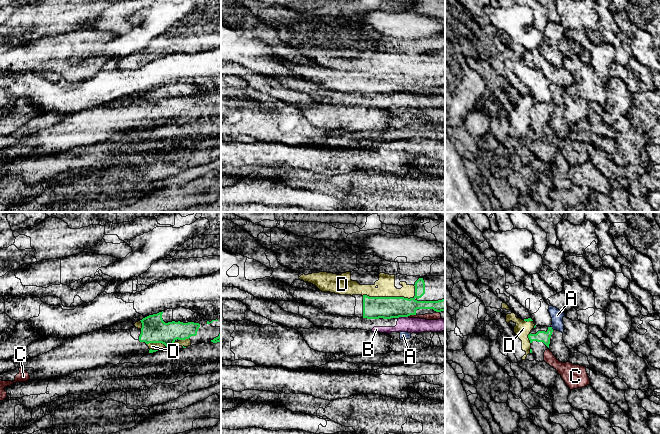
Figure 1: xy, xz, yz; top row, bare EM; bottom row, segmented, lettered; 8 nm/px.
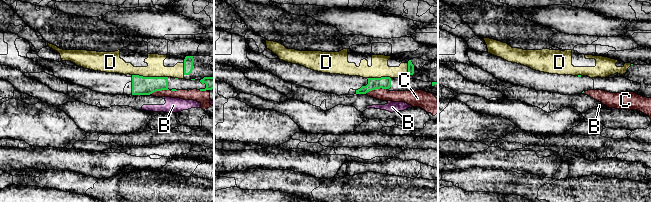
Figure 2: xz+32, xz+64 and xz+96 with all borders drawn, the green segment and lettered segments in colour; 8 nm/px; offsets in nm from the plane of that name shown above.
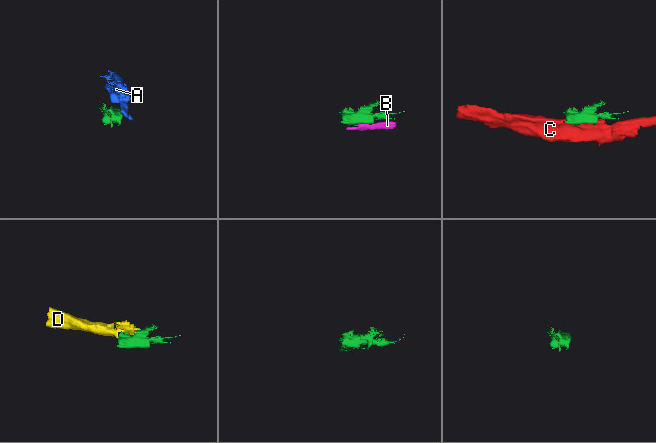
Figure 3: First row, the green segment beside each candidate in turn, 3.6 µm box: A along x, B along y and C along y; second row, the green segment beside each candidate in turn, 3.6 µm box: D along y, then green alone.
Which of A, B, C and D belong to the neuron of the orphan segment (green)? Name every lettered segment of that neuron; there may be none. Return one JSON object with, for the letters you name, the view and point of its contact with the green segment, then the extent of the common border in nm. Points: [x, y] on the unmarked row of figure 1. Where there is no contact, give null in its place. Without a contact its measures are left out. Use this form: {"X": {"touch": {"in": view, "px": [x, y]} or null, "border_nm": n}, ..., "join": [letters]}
{"join": []}

